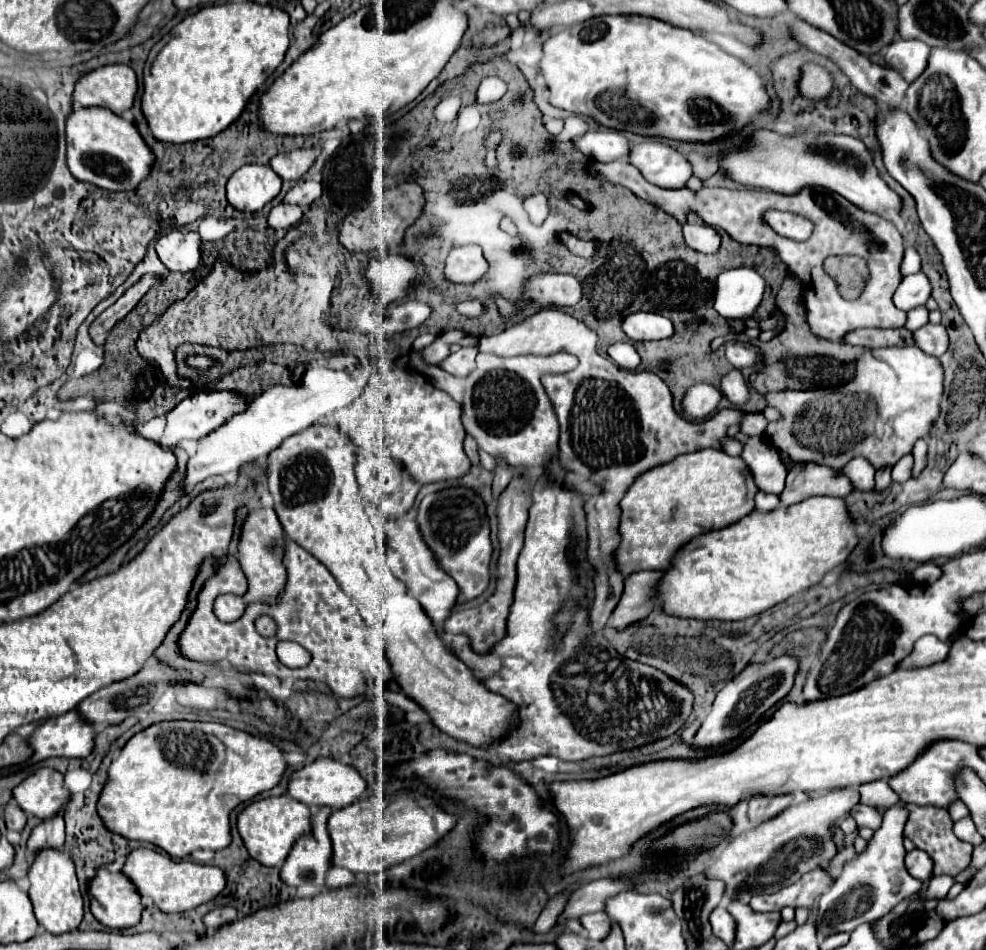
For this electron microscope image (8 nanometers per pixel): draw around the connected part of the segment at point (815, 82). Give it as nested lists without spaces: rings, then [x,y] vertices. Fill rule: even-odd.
[[[806,63],[802,67],[802,81],[800,81],[800,93],[812,101],[820,101],[832,91],[832,77],[824,67],[818,63]]]

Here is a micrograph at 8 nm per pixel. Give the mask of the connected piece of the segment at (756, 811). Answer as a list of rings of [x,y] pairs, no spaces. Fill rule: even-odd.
[[[780,795],[780,797],[752,797],[748,801],[748,819],[752,825],[764,823],[768,819],[774,819],[774,815],[782,813],[788,805],[792,805],[794,795]]]

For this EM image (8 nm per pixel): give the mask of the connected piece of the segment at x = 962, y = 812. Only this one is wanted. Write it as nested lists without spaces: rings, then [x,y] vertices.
[[[952,801],[950,805],[948,805],[948,813],[950,813],[950,817],[954,819],[954,821],[958,821],[958,819],[962,819],[962,817],[966,817],[968,815],[968,809],[966,809],[966,805],[962,803],[962,801]]]

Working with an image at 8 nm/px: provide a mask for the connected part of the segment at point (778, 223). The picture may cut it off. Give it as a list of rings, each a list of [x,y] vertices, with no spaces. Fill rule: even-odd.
[[[766,211],[766,223],[784,237],[790,239],[808,239],[812,233],[812,223],[808,219],[802,219],[800,215],[784,213],[784,211]]]

